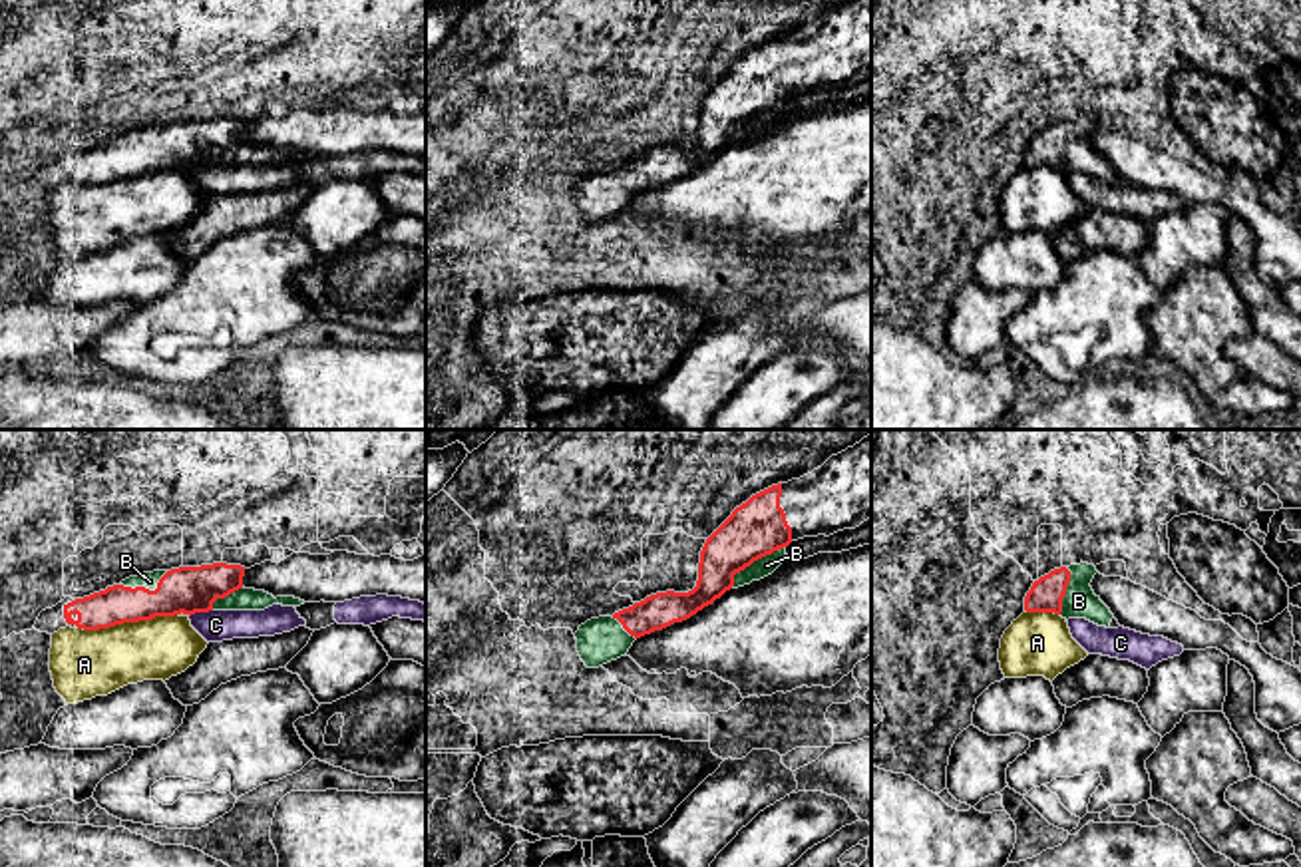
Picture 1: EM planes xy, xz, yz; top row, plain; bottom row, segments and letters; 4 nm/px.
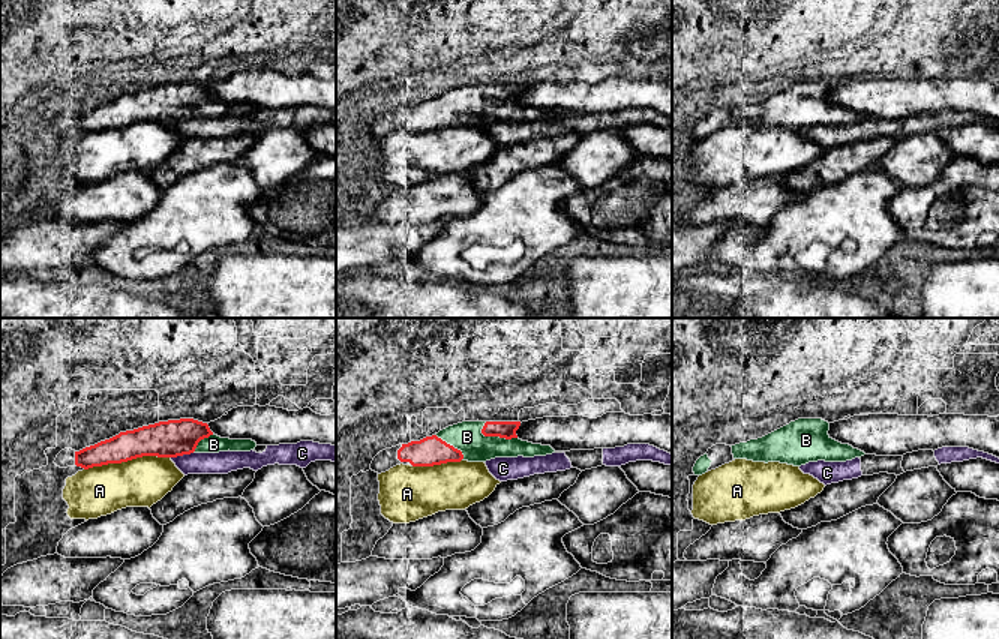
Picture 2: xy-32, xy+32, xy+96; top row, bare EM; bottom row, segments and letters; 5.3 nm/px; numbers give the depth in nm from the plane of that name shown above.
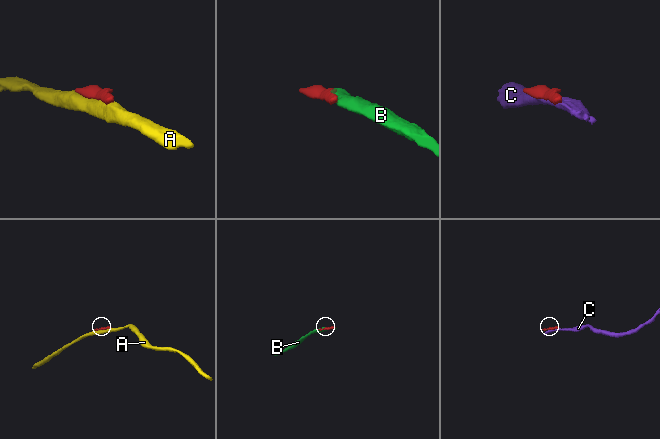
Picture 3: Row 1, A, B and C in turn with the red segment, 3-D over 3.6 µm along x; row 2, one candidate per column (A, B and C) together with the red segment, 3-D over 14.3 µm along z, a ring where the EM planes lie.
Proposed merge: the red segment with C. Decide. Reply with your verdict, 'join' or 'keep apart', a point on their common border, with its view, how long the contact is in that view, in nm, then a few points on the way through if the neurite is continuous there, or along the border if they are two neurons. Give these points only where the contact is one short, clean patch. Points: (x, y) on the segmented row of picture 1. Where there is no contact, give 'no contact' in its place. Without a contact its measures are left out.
keep apart; meets red in xy at (199, 611); contact 100 nm long

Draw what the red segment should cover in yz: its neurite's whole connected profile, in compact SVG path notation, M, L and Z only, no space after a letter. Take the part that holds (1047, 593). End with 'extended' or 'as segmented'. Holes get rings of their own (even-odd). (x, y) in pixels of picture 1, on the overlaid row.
M1088 563L1050 571L1032 583L1024 597L1024 610L1054 612L1066 620L1086 618L1108 628L1114 614L1090 587L1096 573L1096 567Z; extended

